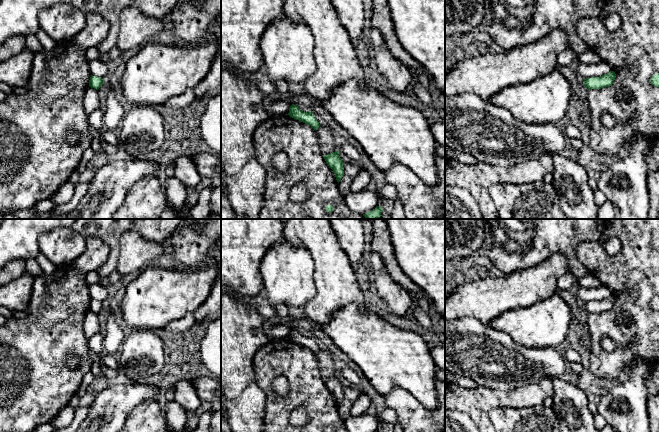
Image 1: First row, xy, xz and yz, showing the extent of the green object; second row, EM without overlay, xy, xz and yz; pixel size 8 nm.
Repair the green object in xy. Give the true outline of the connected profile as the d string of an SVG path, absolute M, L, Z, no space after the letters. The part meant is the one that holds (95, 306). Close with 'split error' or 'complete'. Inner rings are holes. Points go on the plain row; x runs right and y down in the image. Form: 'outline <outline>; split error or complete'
outline M91 300L89 304L89 310L98 314L104 307L103 302L100 302L98 300Z; complete

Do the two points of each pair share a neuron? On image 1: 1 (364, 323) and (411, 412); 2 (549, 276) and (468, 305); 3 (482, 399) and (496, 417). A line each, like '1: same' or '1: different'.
1: different
2: same
3: different

